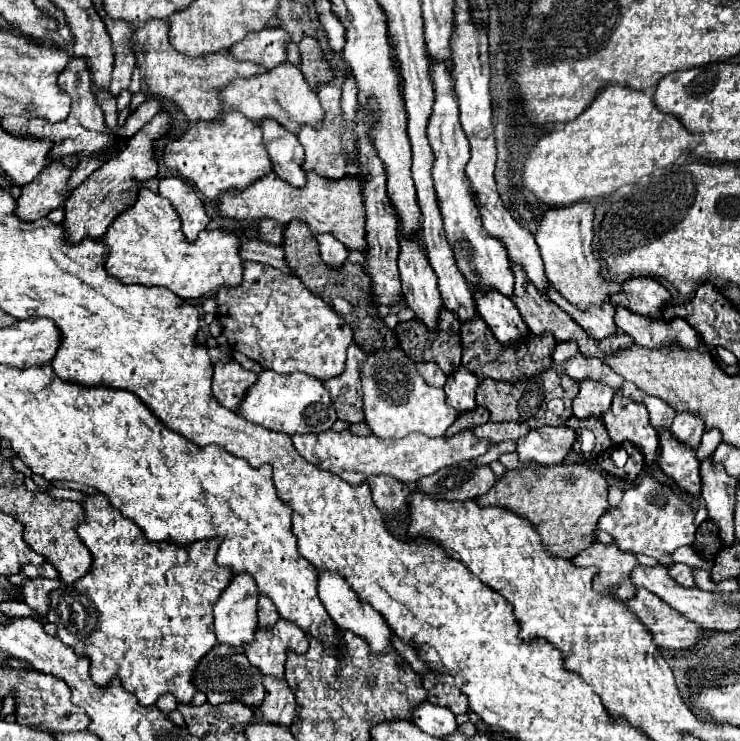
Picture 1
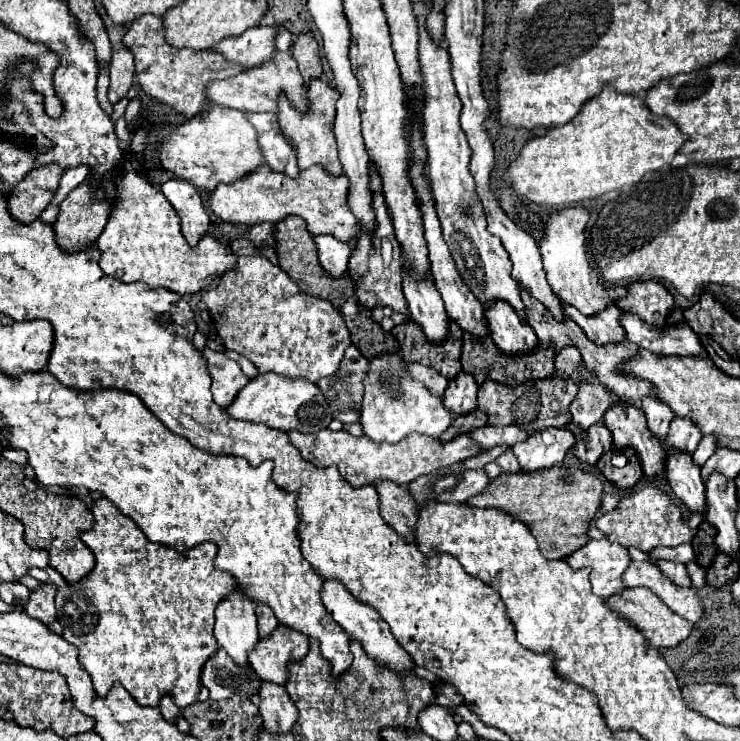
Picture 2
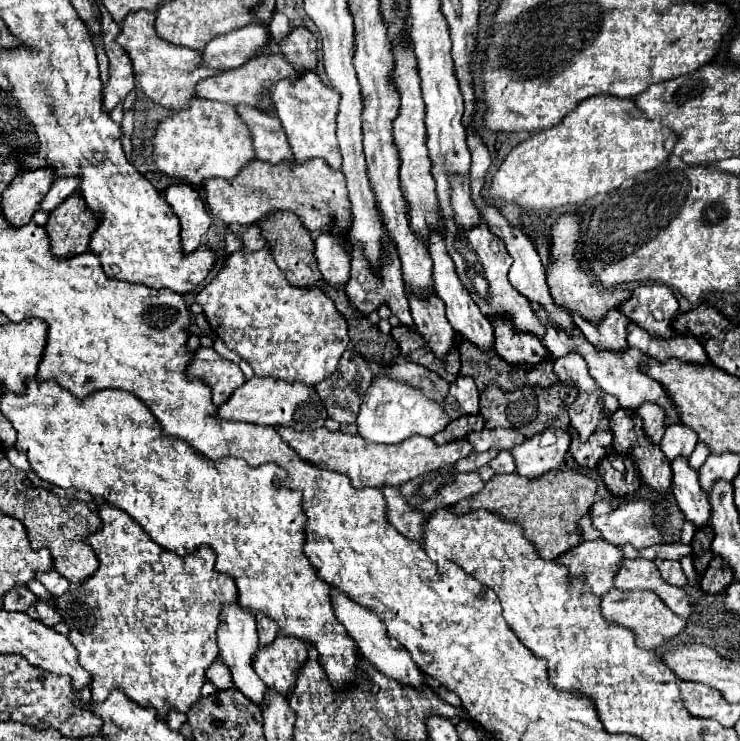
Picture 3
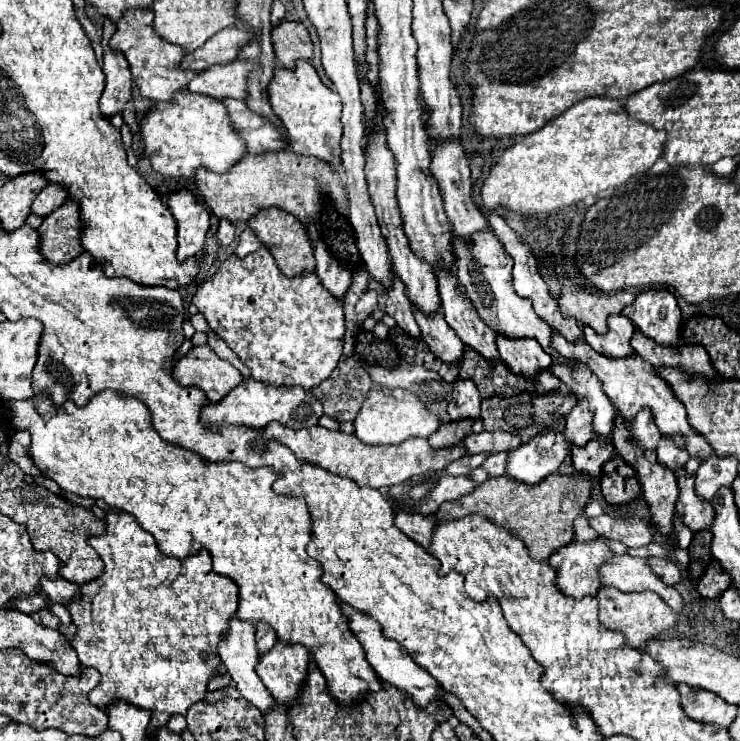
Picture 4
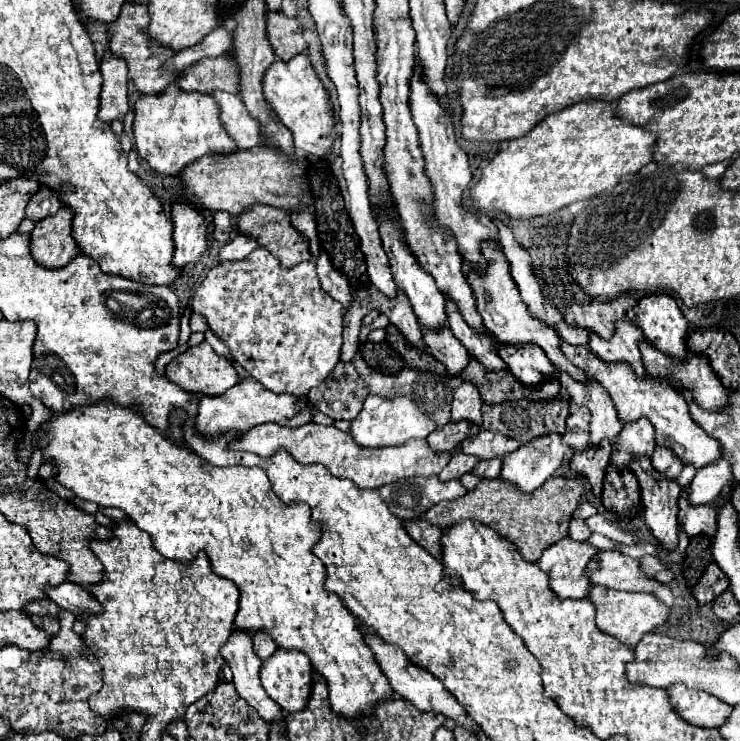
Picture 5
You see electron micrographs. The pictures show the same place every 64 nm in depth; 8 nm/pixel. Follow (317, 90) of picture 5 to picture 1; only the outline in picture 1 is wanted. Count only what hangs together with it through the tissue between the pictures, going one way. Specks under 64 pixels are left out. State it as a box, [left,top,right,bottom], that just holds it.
[298,84,348,180]

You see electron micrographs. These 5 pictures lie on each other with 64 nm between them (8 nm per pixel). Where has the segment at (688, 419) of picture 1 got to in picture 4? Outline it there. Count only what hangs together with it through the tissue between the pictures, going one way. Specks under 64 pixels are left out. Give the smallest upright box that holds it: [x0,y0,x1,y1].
[656,438,690,472]

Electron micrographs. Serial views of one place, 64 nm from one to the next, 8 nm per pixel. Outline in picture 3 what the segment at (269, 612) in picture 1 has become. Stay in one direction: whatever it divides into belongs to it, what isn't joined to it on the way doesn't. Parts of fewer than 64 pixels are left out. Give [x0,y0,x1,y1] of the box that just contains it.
[256,614,278,646]

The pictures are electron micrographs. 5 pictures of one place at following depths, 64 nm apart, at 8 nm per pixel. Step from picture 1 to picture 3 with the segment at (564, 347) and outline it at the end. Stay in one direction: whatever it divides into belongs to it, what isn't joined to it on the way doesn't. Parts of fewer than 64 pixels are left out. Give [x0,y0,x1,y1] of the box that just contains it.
[554,352,596,392]

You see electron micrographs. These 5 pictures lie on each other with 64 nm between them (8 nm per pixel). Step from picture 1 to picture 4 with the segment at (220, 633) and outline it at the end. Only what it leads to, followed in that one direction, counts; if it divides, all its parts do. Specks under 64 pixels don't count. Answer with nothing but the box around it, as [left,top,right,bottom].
[218,614,274,712]

